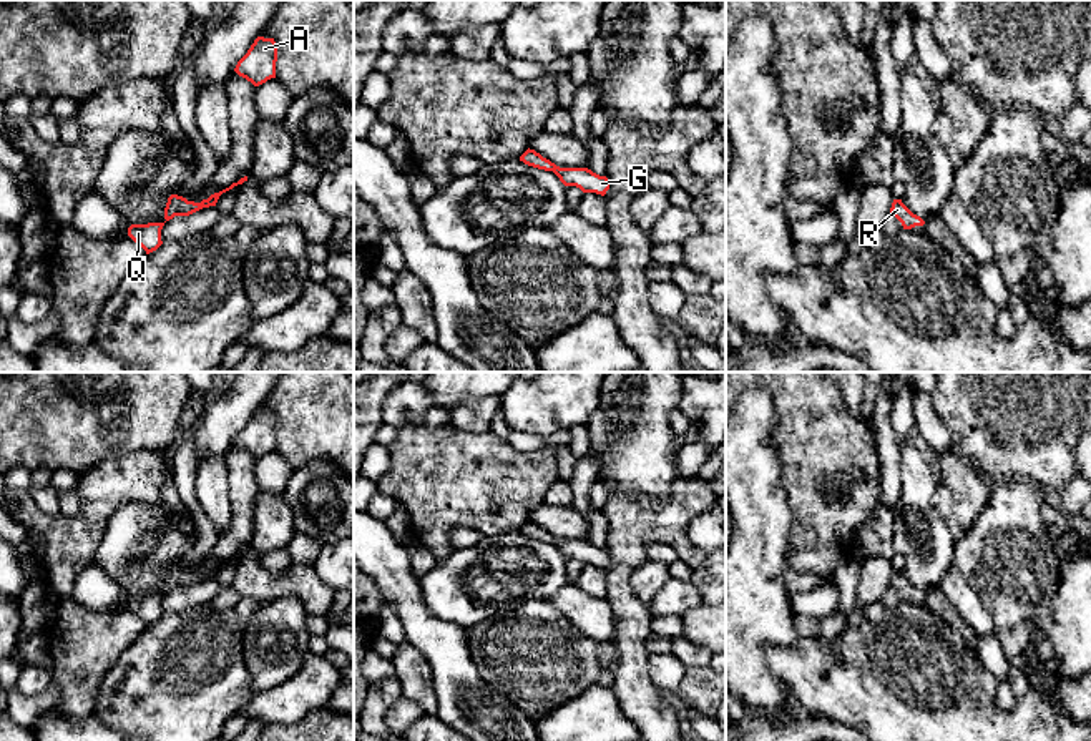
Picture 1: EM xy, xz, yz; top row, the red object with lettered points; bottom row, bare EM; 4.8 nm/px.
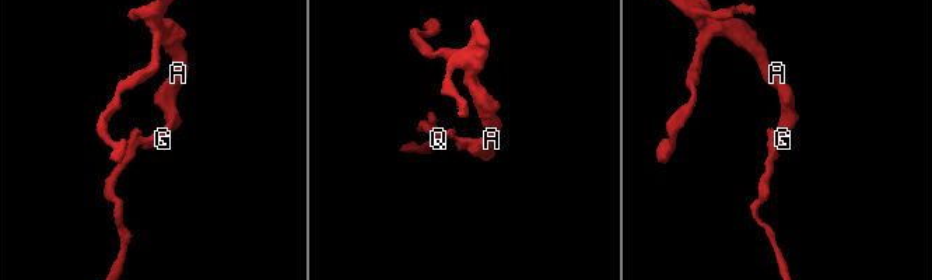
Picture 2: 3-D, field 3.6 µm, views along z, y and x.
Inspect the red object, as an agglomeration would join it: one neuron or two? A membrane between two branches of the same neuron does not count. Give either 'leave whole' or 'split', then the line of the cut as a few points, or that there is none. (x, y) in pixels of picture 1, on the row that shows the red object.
split; cut xy (186, 200), (180, 215)

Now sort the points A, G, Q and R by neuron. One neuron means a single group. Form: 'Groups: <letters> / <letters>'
Groups: A G R / Q

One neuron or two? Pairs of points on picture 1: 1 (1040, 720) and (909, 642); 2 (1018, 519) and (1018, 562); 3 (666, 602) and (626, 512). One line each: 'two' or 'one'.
1: one
2: one
3: two

